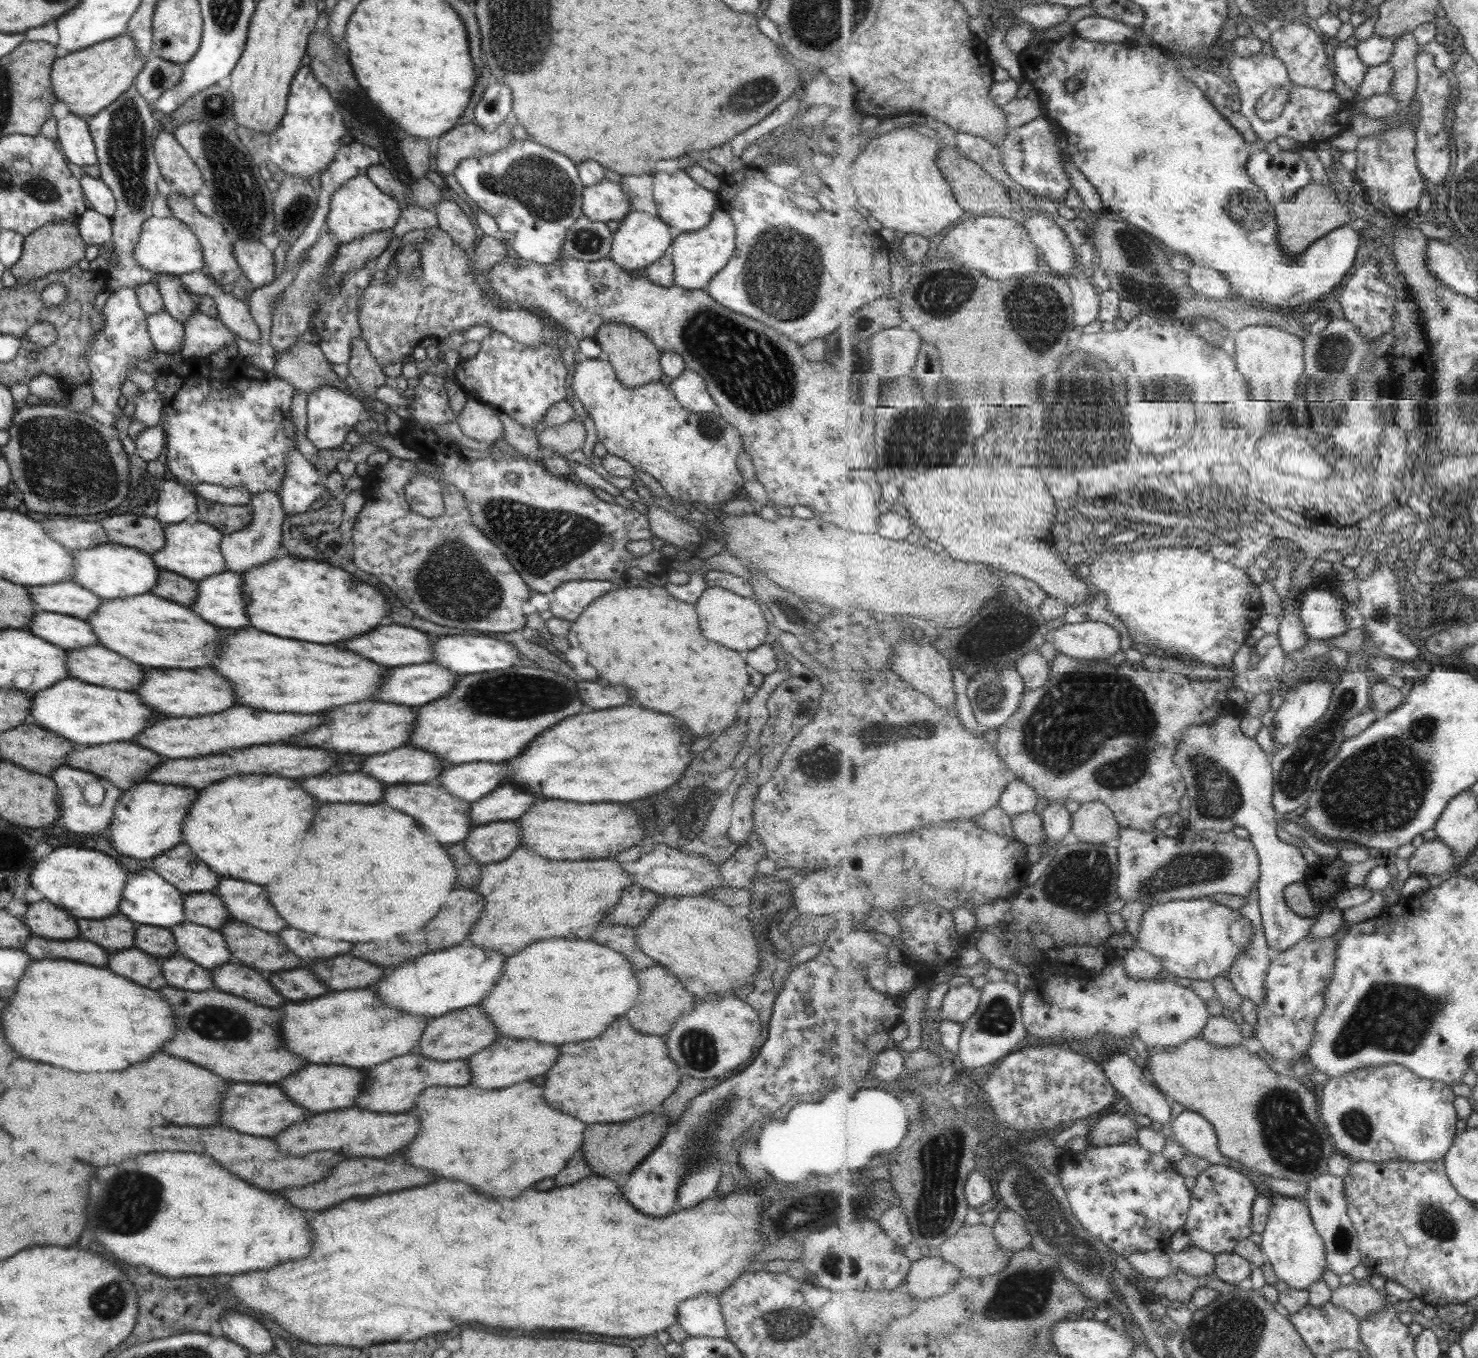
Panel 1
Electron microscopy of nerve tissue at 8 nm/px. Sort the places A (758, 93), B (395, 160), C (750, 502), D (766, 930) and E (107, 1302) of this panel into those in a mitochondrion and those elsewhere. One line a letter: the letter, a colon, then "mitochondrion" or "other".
A: mitochondrion
B: mitochondrion
C: other
D: other
E: mitochondrion

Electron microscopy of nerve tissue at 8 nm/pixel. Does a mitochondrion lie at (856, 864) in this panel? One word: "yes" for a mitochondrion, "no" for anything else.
no

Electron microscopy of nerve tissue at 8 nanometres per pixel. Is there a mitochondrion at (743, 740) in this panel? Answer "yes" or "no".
no

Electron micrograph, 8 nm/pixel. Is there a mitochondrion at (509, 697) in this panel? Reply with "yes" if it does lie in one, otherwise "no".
yes

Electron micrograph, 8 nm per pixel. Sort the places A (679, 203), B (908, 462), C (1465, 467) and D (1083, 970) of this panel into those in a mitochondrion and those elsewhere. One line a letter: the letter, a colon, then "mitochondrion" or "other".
A: other
B: mitochondrion
C: other
D: other

